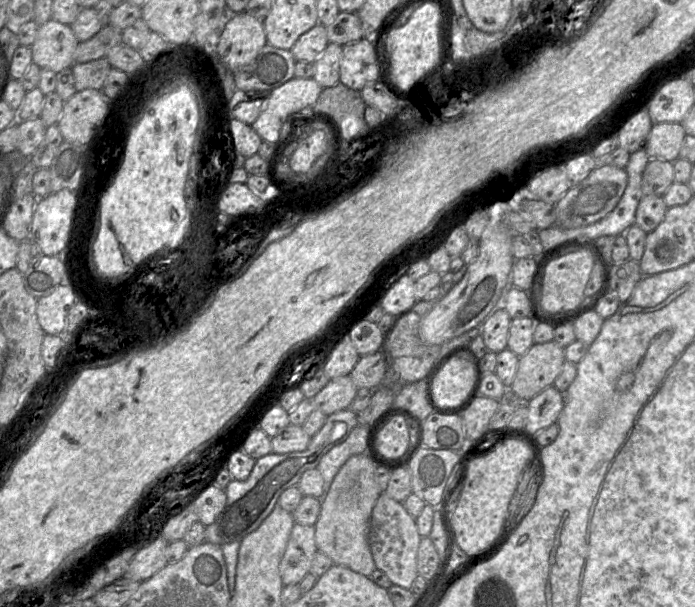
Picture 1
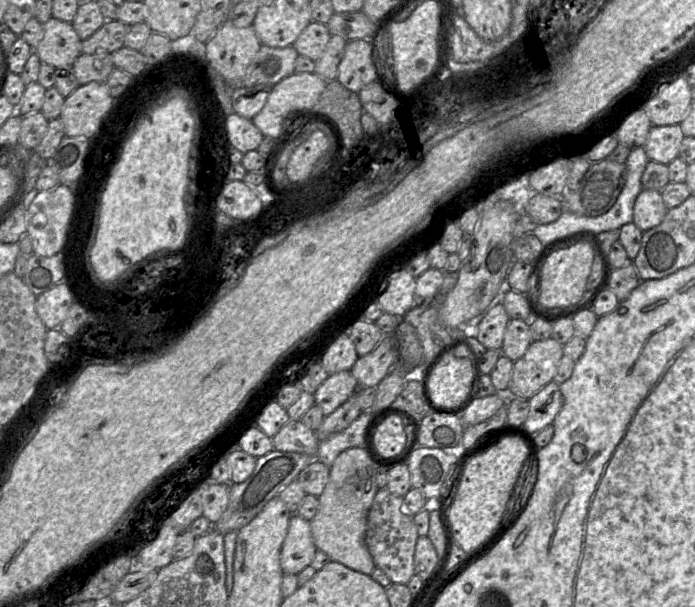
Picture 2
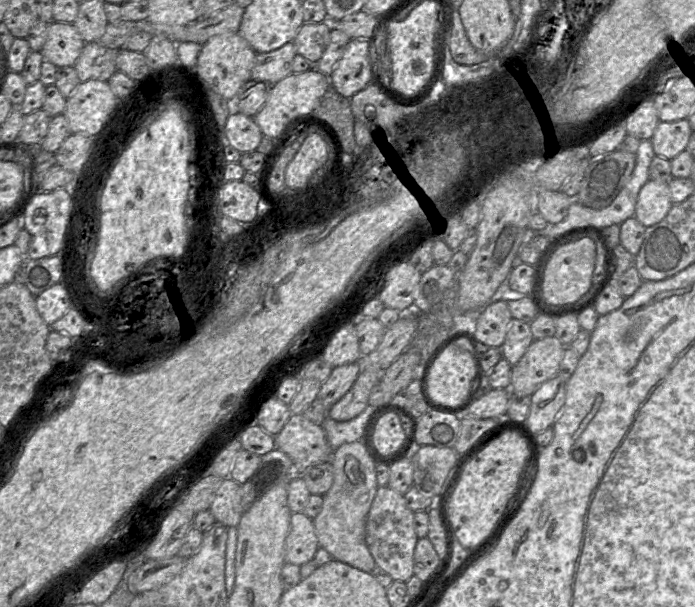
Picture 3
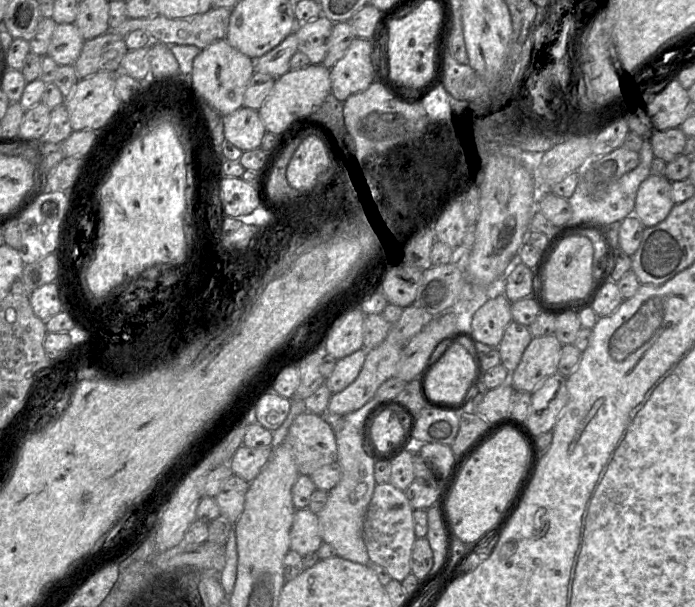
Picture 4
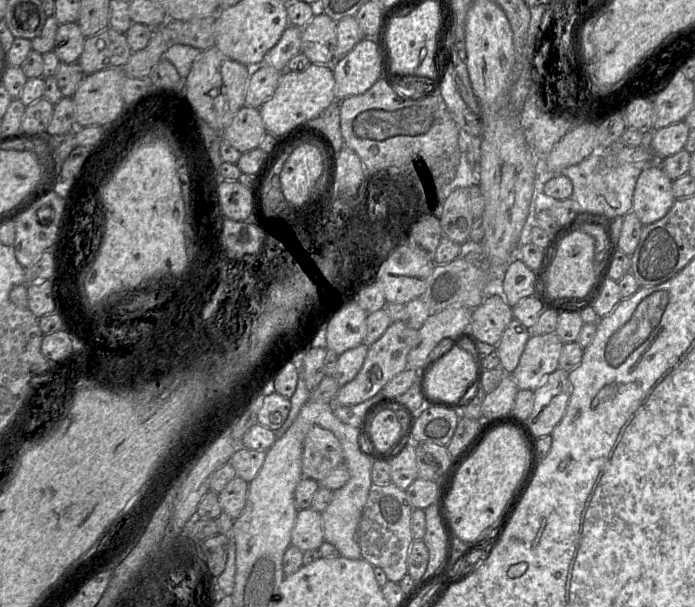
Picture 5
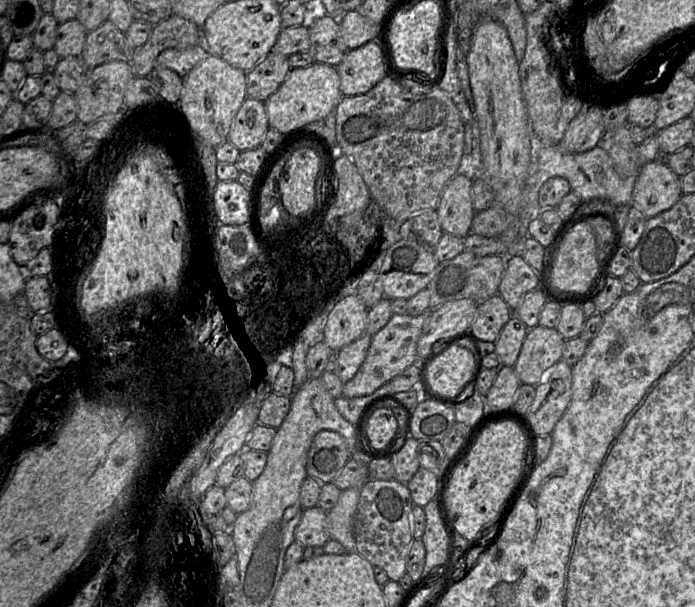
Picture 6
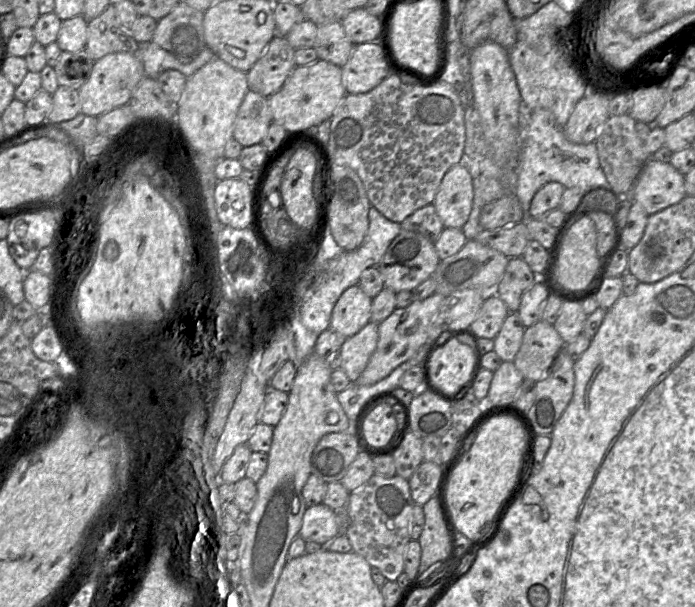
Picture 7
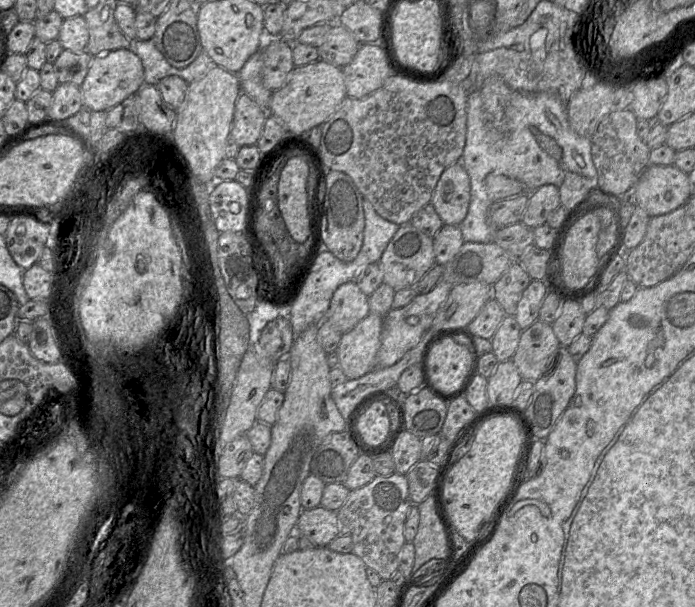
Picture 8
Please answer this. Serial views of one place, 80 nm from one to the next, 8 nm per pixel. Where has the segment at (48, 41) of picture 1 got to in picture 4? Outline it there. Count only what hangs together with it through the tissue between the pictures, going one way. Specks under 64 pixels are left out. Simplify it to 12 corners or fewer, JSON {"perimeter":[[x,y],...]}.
{"perimeter":[[56,24],[47,56],[74,65],[85,40],[75,24]]}

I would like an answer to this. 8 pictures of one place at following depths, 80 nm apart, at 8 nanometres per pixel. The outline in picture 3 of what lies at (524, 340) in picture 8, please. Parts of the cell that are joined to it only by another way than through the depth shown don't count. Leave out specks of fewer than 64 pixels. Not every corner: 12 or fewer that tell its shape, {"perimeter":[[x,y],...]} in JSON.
{"perimeter":[[534,339],[512,366],[512,396],[558,375],[566,346]]}

